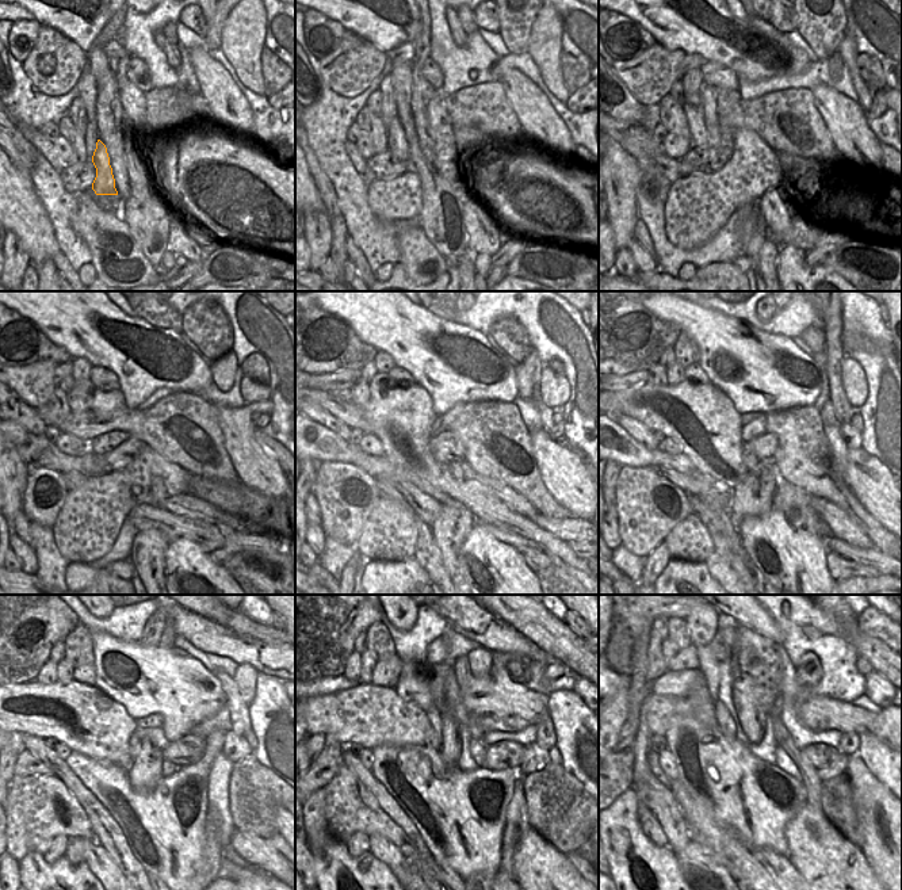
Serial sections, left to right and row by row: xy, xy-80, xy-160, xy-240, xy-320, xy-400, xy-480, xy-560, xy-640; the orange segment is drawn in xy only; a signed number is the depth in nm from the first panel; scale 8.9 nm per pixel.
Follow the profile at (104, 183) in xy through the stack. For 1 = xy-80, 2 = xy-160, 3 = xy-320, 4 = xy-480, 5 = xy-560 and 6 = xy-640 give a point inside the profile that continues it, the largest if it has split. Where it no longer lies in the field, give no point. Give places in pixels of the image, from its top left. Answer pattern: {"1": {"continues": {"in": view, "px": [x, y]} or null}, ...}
{"1": {"continues": {"in": "xy-80", "px": [397, 142]}}, "2": {"continues": {"in": "xy-160", "px": [692, 106]}}, "3": {"continues": {"in": "xy-320", "px": [381, 382]}}, "4": {"continues": {"in": "xy-480", "px": [65, 669]}}, "5": {"continues": {"in": "xy-560", "px": [369, 660]}}, "6": {"continues": {"in": "xy-640", "px": [669, 649]}}}

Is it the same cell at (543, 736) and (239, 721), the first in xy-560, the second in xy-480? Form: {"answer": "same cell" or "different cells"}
{"answer": "same cell"}

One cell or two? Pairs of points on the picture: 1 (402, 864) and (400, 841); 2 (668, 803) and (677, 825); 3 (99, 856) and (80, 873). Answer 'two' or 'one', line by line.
1: two
2: one
3: two

